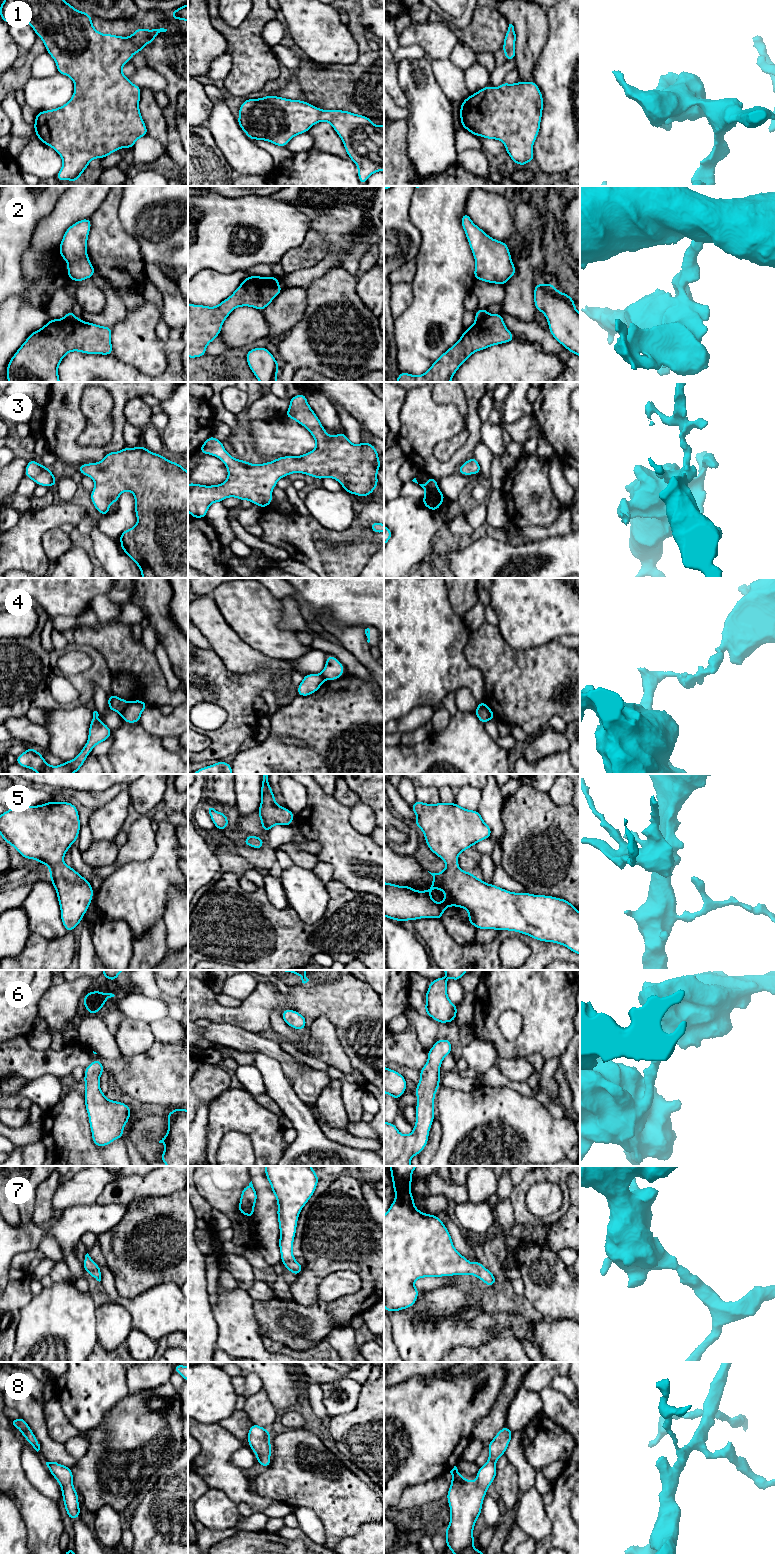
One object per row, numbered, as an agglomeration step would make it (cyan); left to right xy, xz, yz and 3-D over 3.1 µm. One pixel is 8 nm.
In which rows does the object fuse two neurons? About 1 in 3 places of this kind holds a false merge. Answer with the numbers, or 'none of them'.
2, 4

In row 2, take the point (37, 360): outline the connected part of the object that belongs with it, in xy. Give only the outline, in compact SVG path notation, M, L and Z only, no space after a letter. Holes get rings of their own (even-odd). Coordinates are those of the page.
M79 318L50 319L9 360L8 382L60 382L58 366L67 353L112 355L112 329Z

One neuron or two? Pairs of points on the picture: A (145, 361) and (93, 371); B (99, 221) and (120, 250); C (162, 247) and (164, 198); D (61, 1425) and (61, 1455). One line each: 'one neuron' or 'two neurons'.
A: two neurons
B: one neuron
C: one neuron
D: two neurons

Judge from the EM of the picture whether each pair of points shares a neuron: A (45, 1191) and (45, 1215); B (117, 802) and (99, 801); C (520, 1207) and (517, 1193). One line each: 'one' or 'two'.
A: one
B: two
C: one

